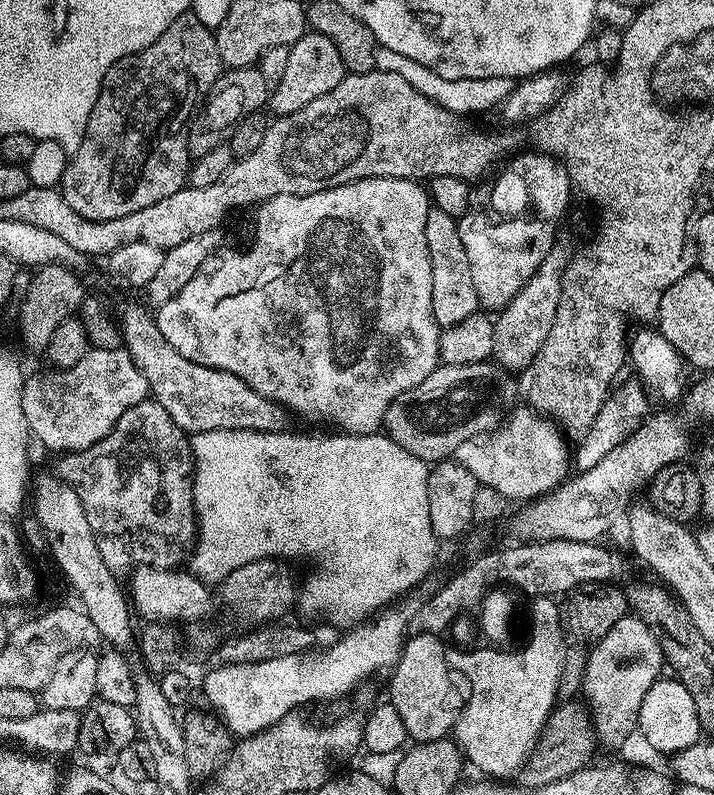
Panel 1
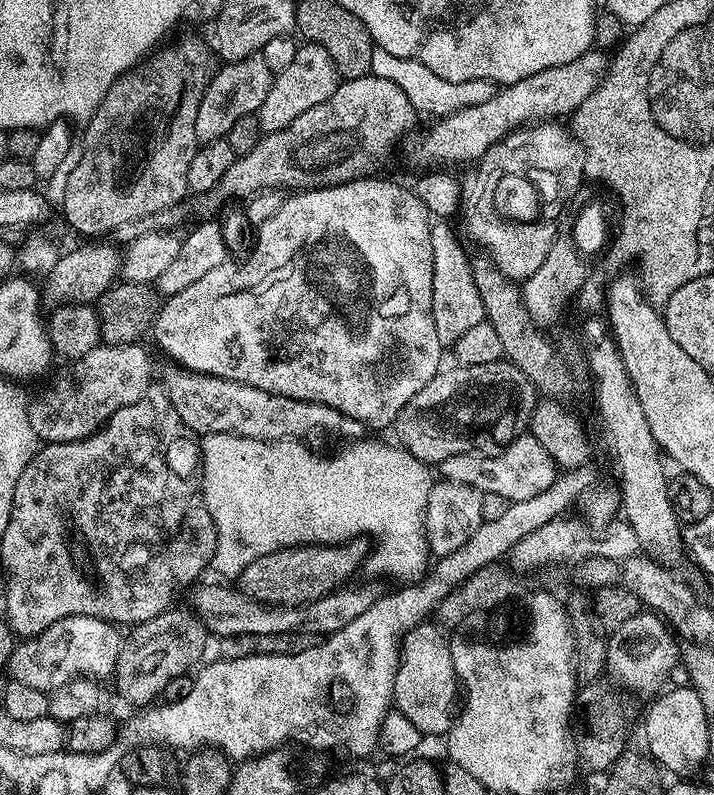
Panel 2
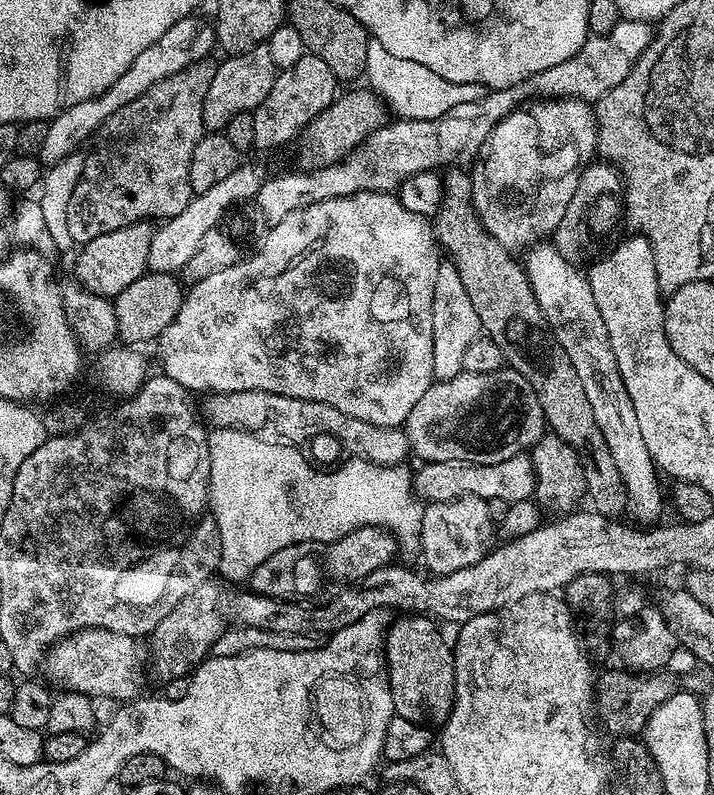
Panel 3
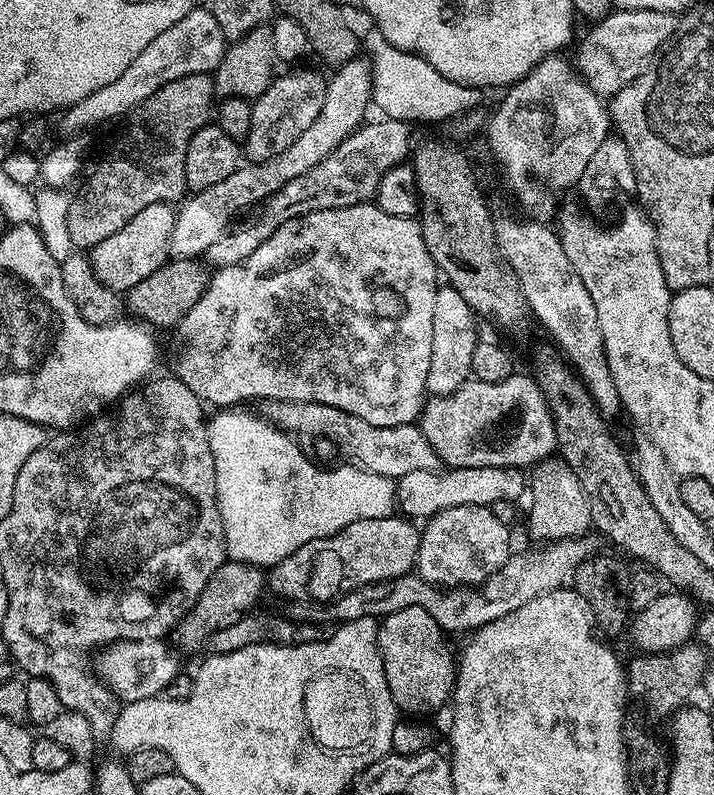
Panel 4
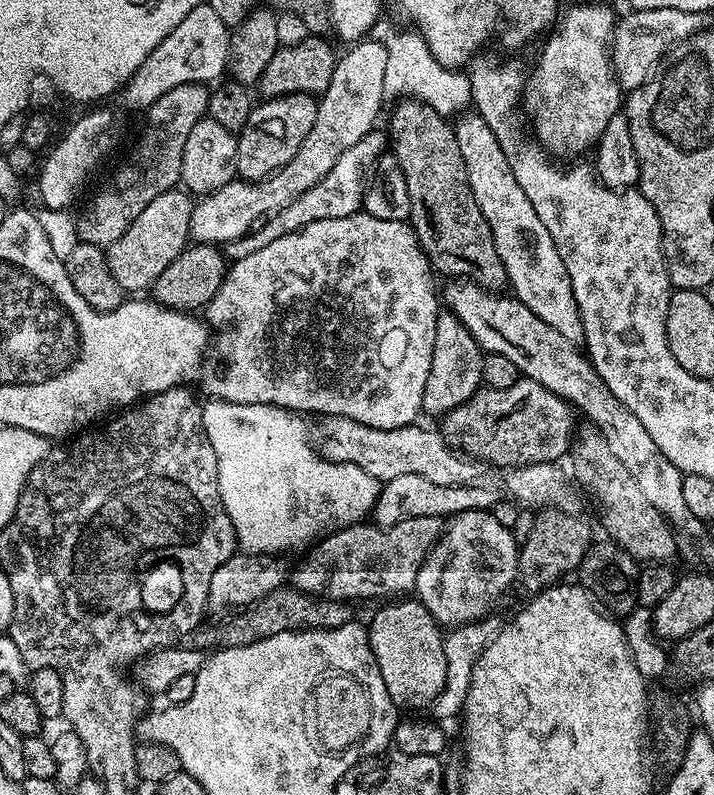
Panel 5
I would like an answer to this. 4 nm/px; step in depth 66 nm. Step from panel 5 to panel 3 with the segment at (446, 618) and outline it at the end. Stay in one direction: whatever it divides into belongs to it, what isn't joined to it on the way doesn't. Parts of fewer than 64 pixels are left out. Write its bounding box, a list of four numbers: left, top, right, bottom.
[419,496,494,576]

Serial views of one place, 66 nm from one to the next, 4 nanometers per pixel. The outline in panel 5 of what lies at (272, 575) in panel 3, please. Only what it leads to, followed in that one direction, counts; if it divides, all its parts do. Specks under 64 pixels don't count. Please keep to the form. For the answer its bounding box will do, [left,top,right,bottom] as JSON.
[290,516,442,602]

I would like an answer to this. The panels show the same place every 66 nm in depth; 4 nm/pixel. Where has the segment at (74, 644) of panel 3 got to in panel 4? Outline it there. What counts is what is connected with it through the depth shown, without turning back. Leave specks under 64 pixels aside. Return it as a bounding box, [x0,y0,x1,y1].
[98,640,182,704]

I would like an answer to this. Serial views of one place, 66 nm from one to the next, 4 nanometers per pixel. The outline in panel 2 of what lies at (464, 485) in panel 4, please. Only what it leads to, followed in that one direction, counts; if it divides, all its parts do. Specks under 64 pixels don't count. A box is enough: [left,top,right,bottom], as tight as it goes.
[438,434,558,501]

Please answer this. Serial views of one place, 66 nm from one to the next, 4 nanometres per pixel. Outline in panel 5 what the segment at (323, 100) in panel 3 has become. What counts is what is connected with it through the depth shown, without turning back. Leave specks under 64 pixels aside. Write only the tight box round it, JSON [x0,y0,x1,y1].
[236,95,317,182]

